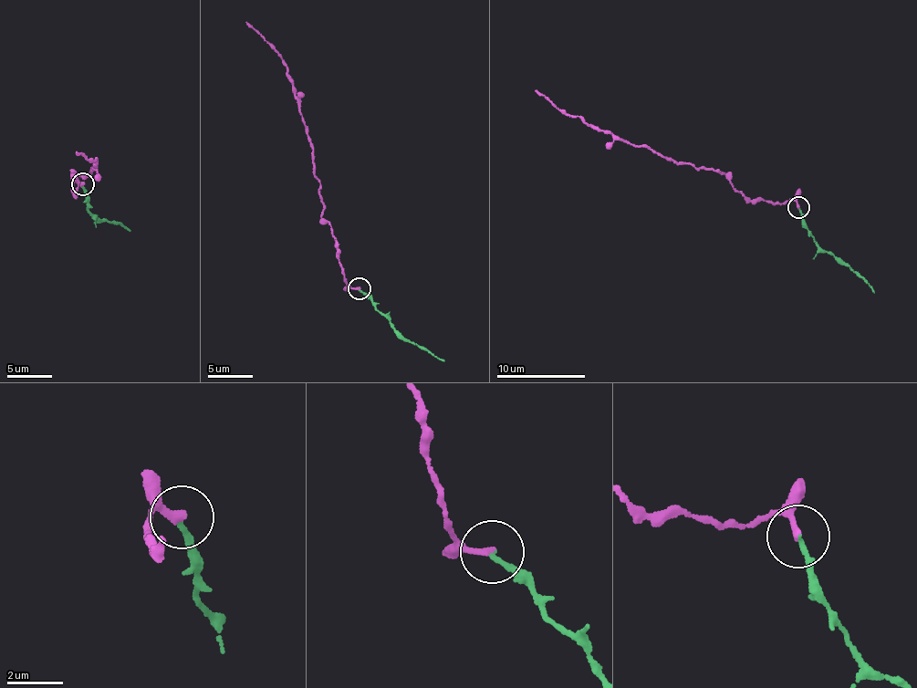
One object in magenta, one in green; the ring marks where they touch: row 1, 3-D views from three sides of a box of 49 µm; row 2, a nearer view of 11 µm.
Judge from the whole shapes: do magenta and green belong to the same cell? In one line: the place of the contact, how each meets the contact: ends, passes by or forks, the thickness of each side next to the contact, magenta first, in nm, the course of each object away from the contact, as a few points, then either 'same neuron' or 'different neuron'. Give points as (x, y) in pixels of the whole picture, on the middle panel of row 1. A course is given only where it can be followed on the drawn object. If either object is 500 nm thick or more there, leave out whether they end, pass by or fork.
(359, 288) | magenta ends | green ends | 260/150 nm | magenta via (359, 289), (343, 276), (331, 225), (321, 216), (320, 182), (315, 176), (314, 153), (286, 64), (244, 21) | green via (359, 289), (408, 340), (424, 347), (443, 360) | same neuron

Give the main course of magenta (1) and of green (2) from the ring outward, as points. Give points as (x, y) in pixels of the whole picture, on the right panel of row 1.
1: (798, 206), (795, 200), (748, 200), (724, 174), (666, 160), (643, 146), (591, 128), (562, 114), (534, 90)
2: (798, 208), (815, 242), (859, 275), (873, 293)

